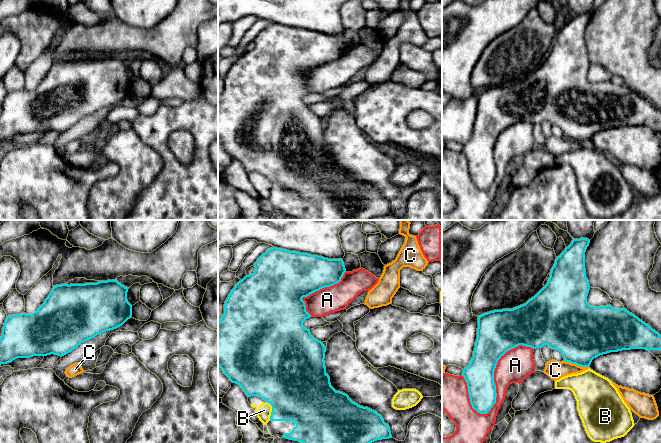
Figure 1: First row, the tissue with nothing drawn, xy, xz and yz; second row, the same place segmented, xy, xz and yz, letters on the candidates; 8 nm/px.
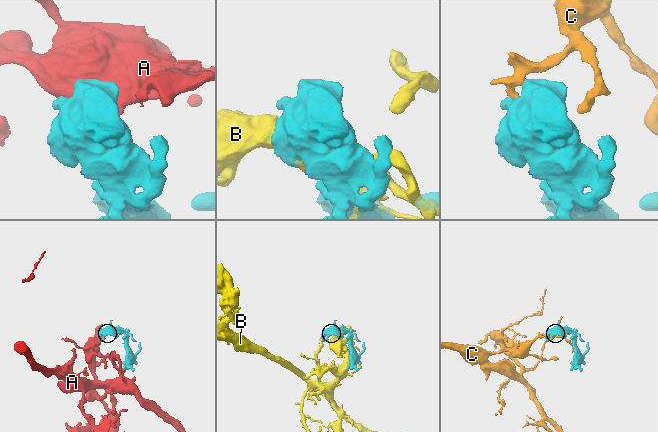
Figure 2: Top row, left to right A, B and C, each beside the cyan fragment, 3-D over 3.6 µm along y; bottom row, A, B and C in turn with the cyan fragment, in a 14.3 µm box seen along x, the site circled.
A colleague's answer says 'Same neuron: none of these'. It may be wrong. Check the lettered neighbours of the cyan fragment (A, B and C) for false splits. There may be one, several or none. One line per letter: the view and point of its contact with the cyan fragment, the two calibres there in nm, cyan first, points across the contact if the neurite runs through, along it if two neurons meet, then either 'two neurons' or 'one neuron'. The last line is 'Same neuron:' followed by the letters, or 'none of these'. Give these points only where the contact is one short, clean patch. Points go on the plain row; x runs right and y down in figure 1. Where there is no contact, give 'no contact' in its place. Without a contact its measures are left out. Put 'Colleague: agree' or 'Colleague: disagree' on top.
Colleague: disagree
A: contact yz (493, 153); calibres 240 and 260 nm; one neuron
B: contact xz (272, 186); calibres 480 and 120 nm; two neurons
C: contact yz (576, 140); calibres 440 and 150 nm; two neurons
Same neuron: A

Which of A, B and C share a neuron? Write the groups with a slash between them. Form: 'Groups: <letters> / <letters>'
Groups: A / B / C

